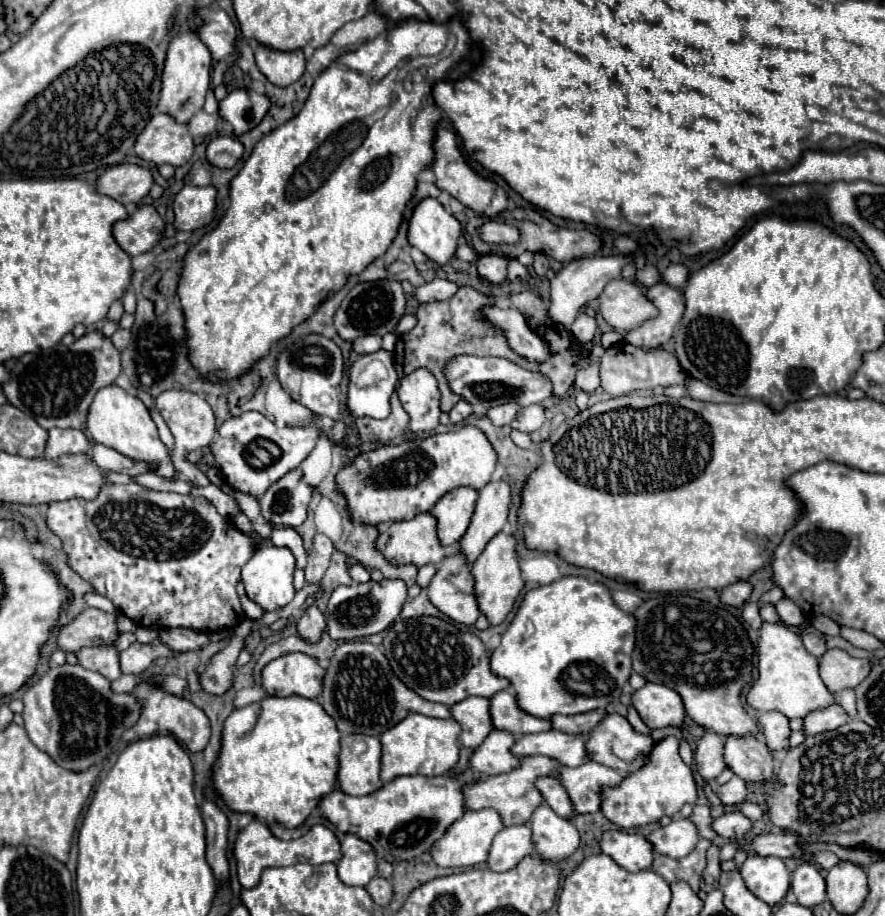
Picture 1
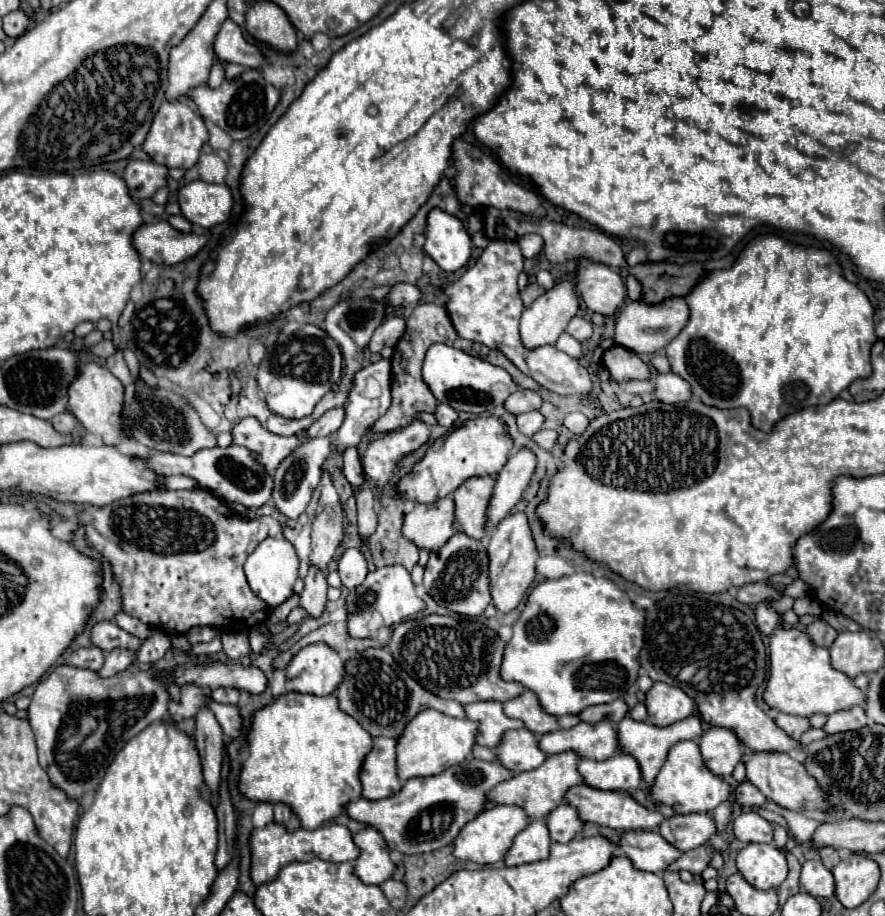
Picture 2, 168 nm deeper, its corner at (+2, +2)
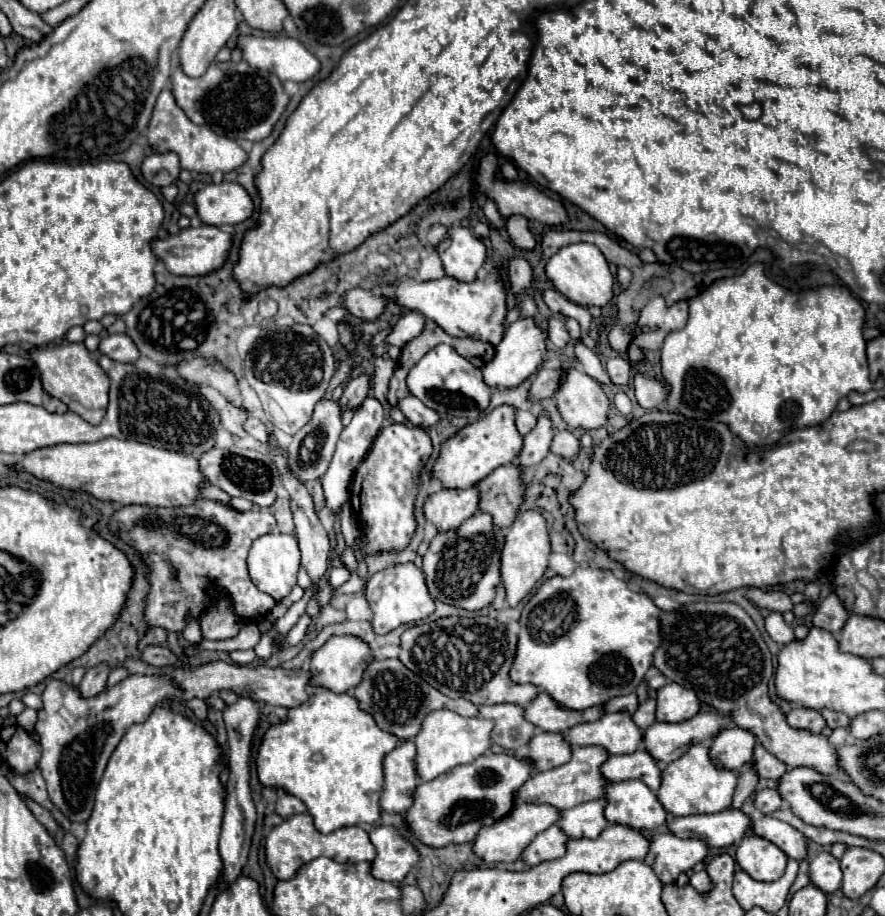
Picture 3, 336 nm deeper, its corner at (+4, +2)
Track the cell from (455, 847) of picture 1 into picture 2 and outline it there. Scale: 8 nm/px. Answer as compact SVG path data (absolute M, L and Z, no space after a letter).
M495 806L491 810L485 810L483 814L479 814L475 820L467 822L465 828L459 832L459 836L455 838L455 856L459 860L471 860L477 864L495 864L499 860L503 860L513 844L513 838L527 828L527 824L531 822L531 818L523 812L523 808L519 806Z

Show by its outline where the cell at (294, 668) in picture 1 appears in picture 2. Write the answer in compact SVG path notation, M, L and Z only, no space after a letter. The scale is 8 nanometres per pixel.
M327 644L305 646L287 666L287 690L327 696L343 682L343 660Z

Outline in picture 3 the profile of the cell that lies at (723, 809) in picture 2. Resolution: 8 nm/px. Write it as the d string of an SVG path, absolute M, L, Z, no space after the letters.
M751 762L739 772L739 782L737 782L737 788L735 788L735 794L733 794L733 802L731 802L731 810L739 810L745 802L747 796L751 796L755 792L755 786L757 786L757 774L753 772L751 768Z

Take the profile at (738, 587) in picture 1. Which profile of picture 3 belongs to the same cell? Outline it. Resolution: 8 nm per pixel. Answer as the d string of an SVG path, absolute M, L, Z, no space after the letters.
M749 588L745 596L759 608L765 610L777 610L777 612L787 612L793 610L791 598L781 592L781 590L761 590L761 588Z

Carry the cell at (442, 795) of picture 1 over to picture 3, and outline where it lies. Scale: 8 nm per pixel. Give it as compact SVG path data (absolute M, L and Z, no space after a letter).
M483 754L473 764L461 764L453 770L421 782L415 788L413 806L405 812L409 830L431 848L465 844L475 838L481 826L489 826L513 808L517 788L531 776L533 764L509 754Z

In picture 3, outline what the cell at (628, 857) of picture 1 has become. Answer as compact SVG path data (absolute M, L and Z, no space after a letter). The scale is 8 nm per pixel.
M653 834L649 836L649 852L643 858L655 874L667 882L673 882L681 872L691 870L699 860L705 860L707 844L701 840L681 840L673 834Z

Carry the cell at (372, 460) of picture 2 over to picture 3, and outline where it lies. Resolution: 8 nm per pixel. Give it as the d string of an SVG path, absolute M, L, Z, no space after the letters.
M393 424L381 428L381 432L377 434L371 452L357 468L351 488L353 504L355 498L359 502L359 512L355 514L359 522L365 524L363 528L363 534L367 538L367 546L363 548L365 554L377 550L401 550L409 542L417 526L413 518L413 502L417 496L419 474L423 470L425 460L429 460L431 452L433 452L431 438L427 432L423 432L423 428Z

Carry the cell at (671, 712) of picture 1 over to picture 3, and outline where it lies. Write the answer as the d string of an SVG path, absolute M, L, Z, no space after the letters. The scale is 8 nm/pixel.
M665 684L657 690L657 720L659 722L685 722L693 718L701 708L695 692L681 688L679 684Z

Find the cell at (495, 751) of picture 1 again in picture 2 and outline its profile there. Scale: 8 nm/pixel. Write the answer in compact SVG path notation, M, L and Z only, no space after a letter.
M527 728L507 732L495 750L499 762L513 774L535 770L543 760L547 760L547 754L539 748L539 738Z

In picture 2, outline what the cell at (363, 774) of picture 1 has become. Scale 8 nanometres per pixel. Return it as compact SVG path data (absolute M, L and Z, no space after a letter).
M375 738L375 746L367 754L363 772L361 772L363 798L381 800L401 790L401 780L397 776L397 750L395 748L397 748L397 740Z

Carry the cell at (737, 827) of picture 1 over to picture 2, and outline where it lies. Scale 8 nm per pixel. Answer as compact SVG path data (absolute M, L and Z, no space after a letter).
M743 812L733 820L735 838L741 842L773 842L773 826L757 812Z

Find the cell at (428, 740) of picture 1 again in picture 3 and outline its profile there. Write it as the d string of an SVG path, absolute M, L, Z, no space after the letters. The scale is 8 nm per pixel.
M433 710L429 716L425 716L421 732L415 736L415 746L417 746L417 756L415 756L415 770L421 782L429 782L437 778L439 774L451 770L453 766L459 764L469 764L477 756L487 754L491 746L491 730L493 722L485 718L463 718L457 716L451 710Z

